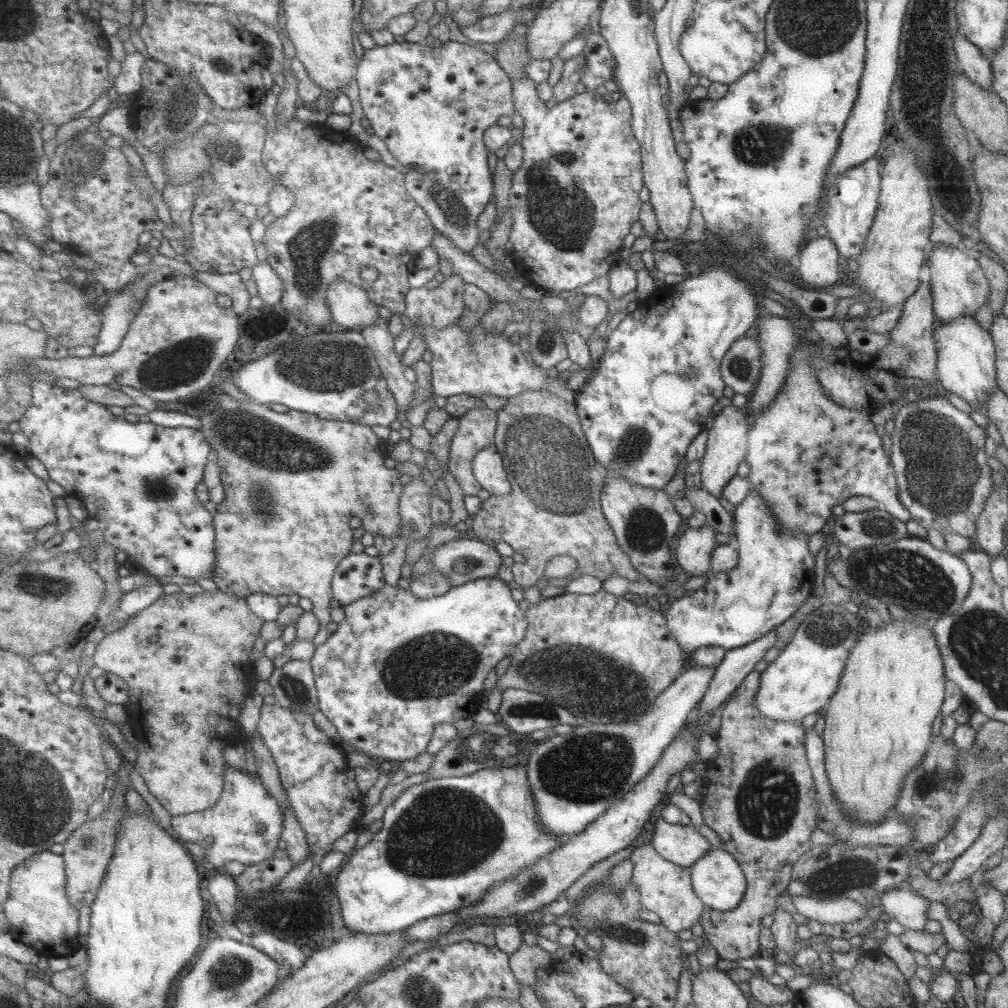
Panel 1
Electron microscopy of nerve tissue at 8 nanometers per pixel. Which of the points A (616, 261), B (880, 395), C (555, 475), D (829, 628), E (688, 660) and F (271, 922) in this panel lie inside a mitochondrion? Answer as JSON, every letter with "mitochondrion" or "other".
{"A":"other","B":"other","C":"mitochondrion","D":"mitochondrion","E":"other","F":"other"}

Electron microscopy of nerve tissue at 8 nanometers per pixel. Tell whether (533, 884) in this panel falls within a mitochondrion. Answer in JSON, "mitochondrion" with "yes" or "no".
{"mitochondrion":"yes"}

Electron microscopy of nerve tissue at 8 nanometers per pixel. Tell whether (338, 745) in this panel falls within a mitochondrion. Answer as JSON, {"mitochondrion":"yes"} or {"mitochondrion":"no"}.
{"mitochondrion":"no"}

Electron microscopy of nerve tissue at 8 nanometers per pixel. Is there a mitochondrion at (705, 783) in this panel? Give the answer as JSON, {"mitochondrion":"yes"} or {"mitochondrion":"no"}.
{"mitochondrion":"no"}

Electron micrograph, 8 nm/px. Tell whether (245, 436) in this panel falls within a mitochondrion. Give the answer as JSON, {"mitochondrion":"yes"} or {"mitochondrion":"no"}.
{"mitochondrion":"yes"}

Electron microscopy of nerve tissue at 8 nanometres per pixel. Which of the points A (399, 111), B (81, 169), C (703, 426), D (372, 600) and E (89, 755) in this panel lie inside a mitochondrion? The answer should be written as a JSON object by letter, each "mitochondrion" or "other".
{"A":"mitochondrion","B":"mitochondrion","C":"other","D":"other","E":"other"}

